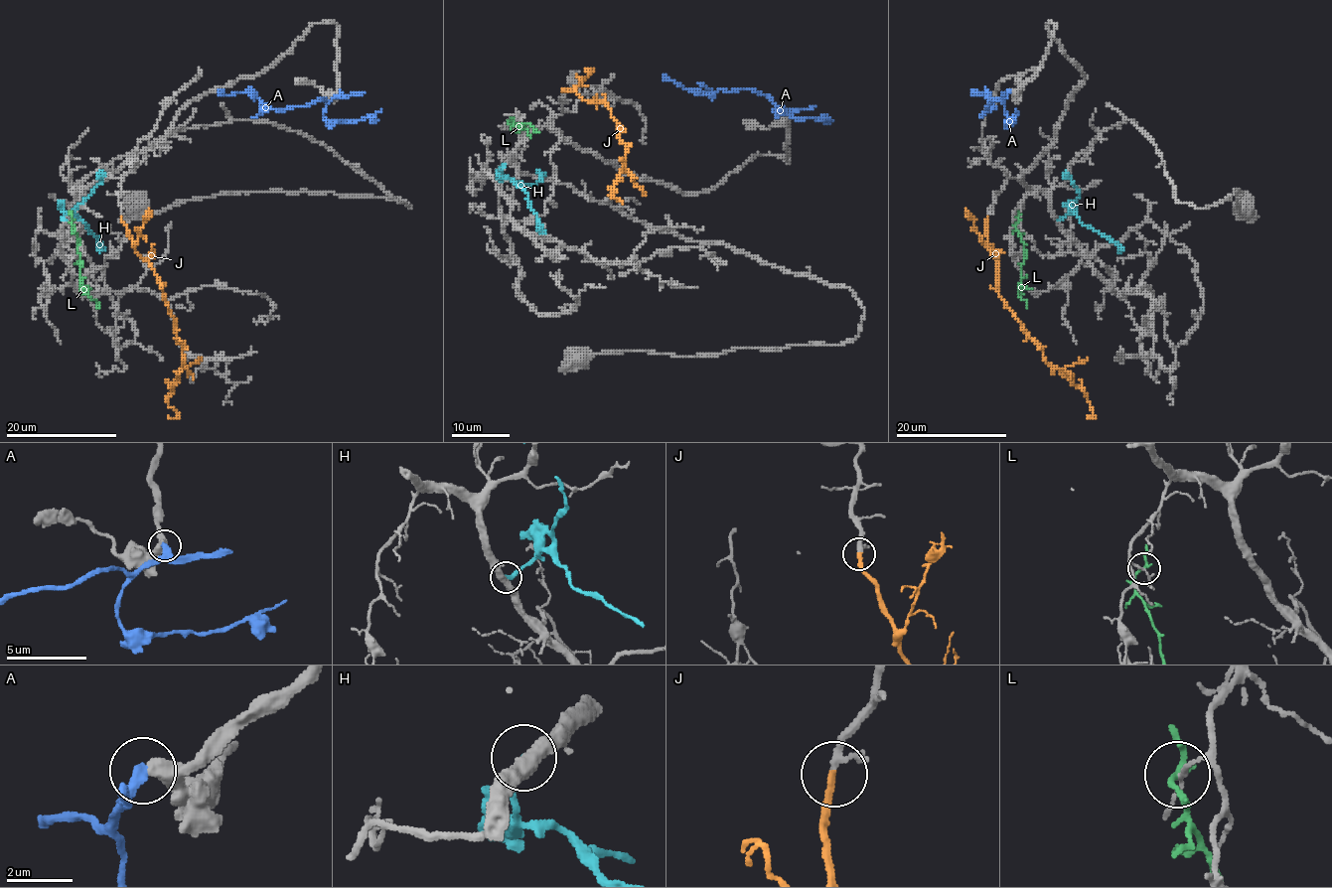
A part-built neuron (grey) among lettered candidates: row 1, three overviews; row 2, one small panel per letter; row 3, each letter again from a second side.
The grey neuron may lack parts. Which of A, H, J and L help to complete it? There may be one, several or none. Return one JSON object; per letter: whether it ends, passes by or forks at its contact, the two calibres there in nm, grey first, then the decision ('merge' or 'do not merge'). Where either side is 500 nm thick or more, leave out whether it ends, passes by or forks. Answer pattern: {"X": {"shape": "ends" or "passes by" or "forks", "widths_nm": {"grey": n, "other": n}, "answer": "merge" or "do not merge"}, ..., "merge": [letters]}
{"A": {"shape": "passes by", "widths_nm": {"grey": 340, "other": 300}, "answer": "merge"}, "H": {"shape": "ends", "widths_nm": {"grey": 420, "other": 280}, "answer": "do not merge"}, "J": {"shape": "ends", "widths_nm": {"grey": 190, "other": 240}, "answer": "merge"}, "L": {"shape": "passes by", "widths_nm": {"grey": 130, "other": 160}, "answer": "do not merge"}, "merge": ["A", "J"]}

